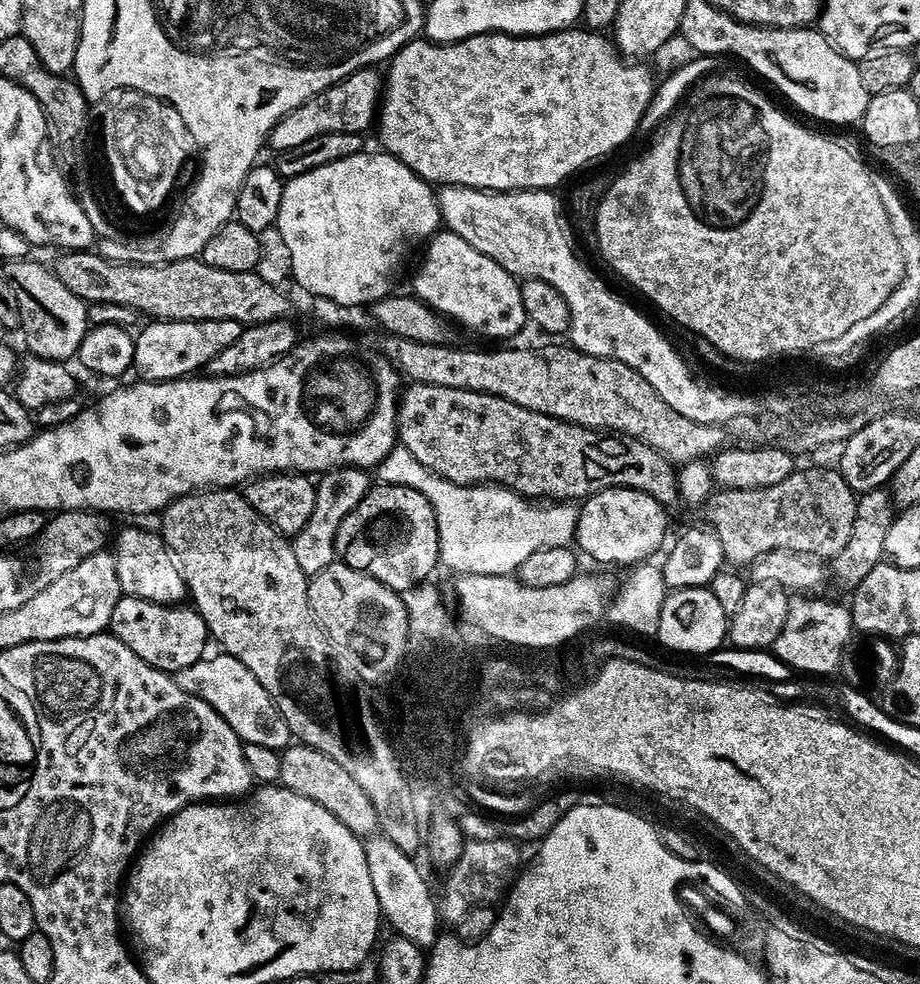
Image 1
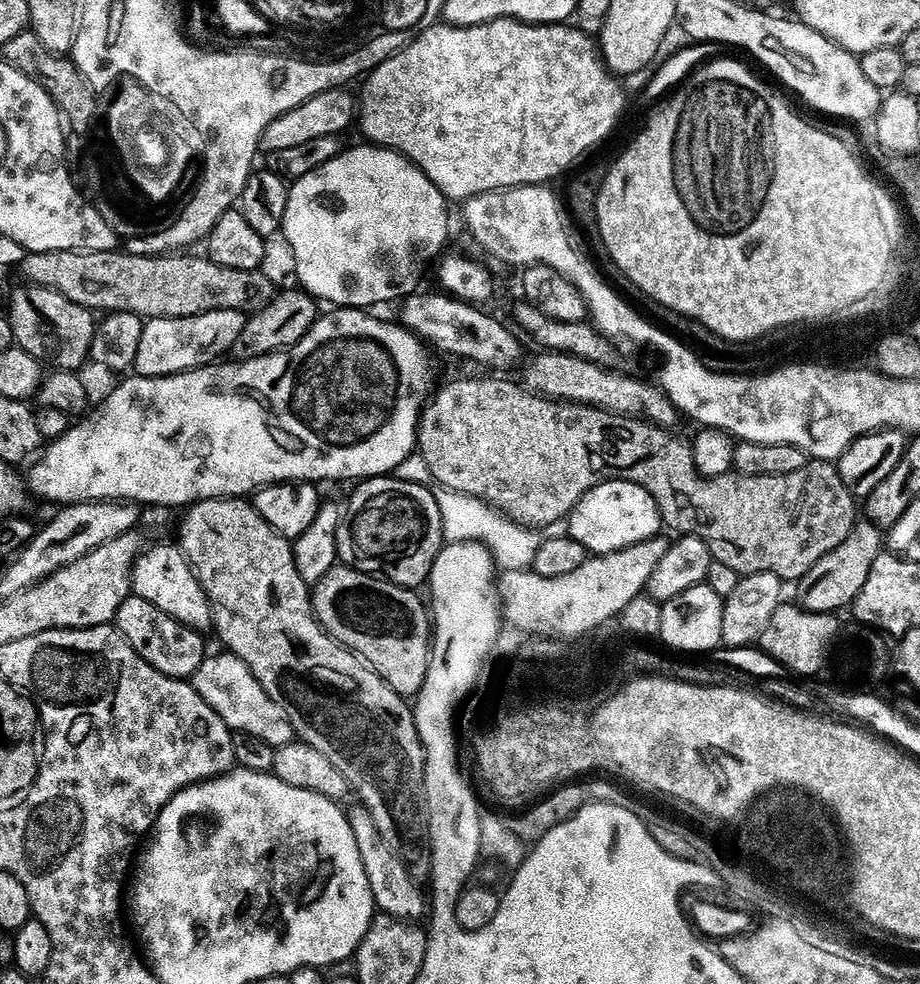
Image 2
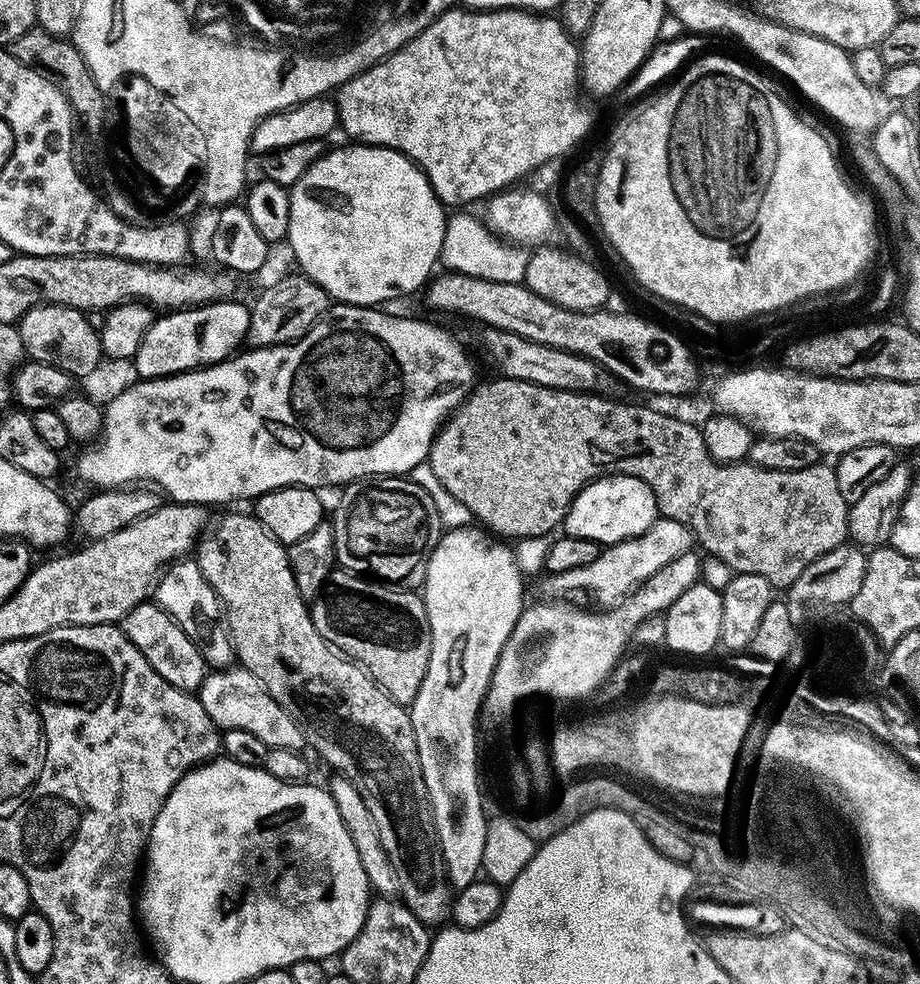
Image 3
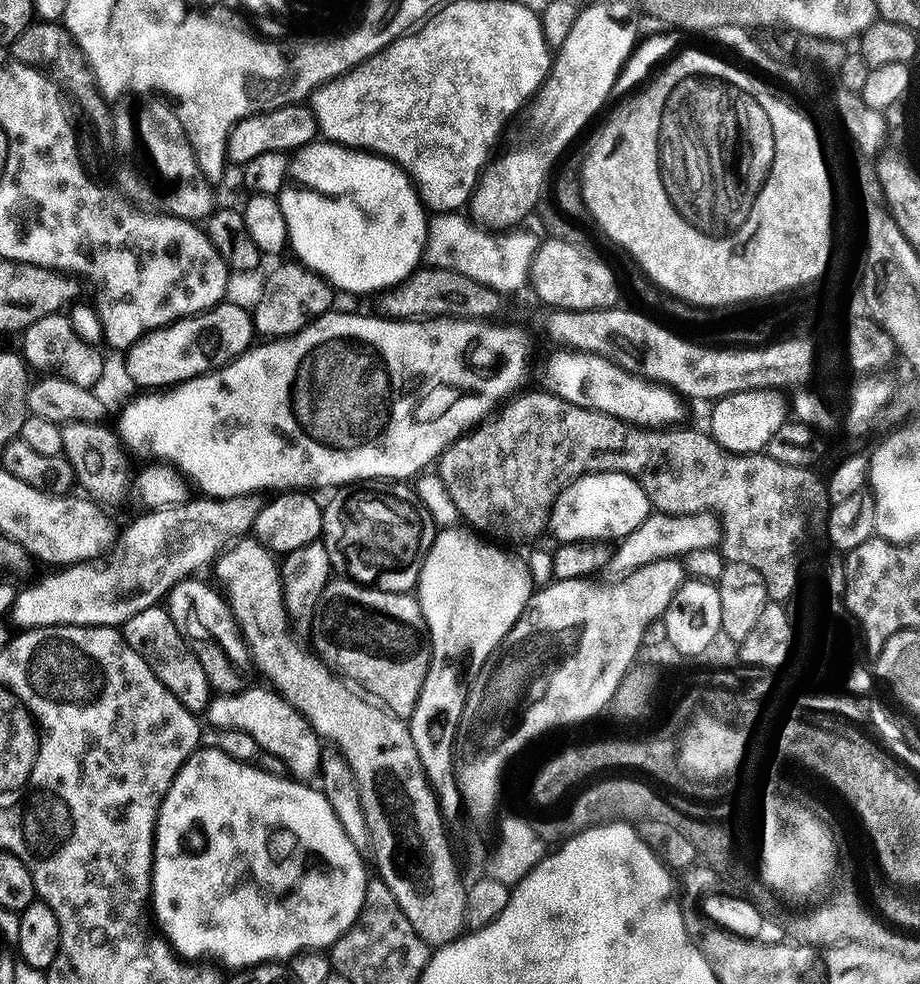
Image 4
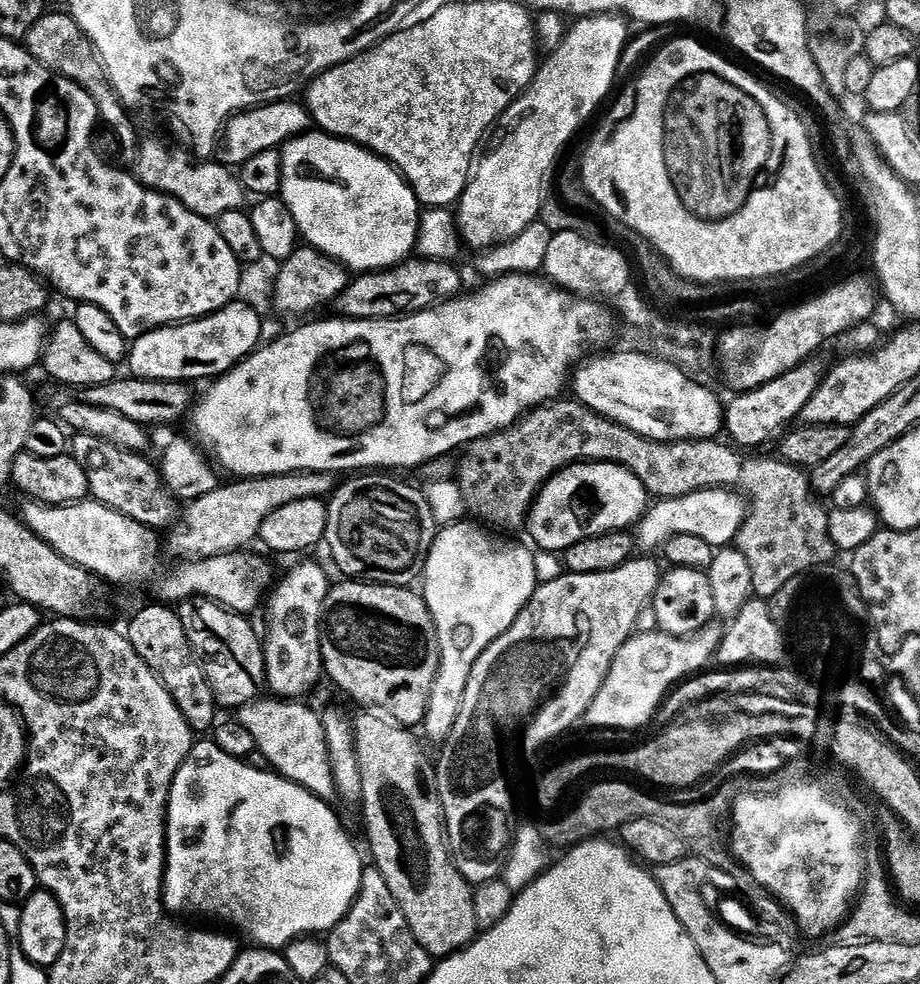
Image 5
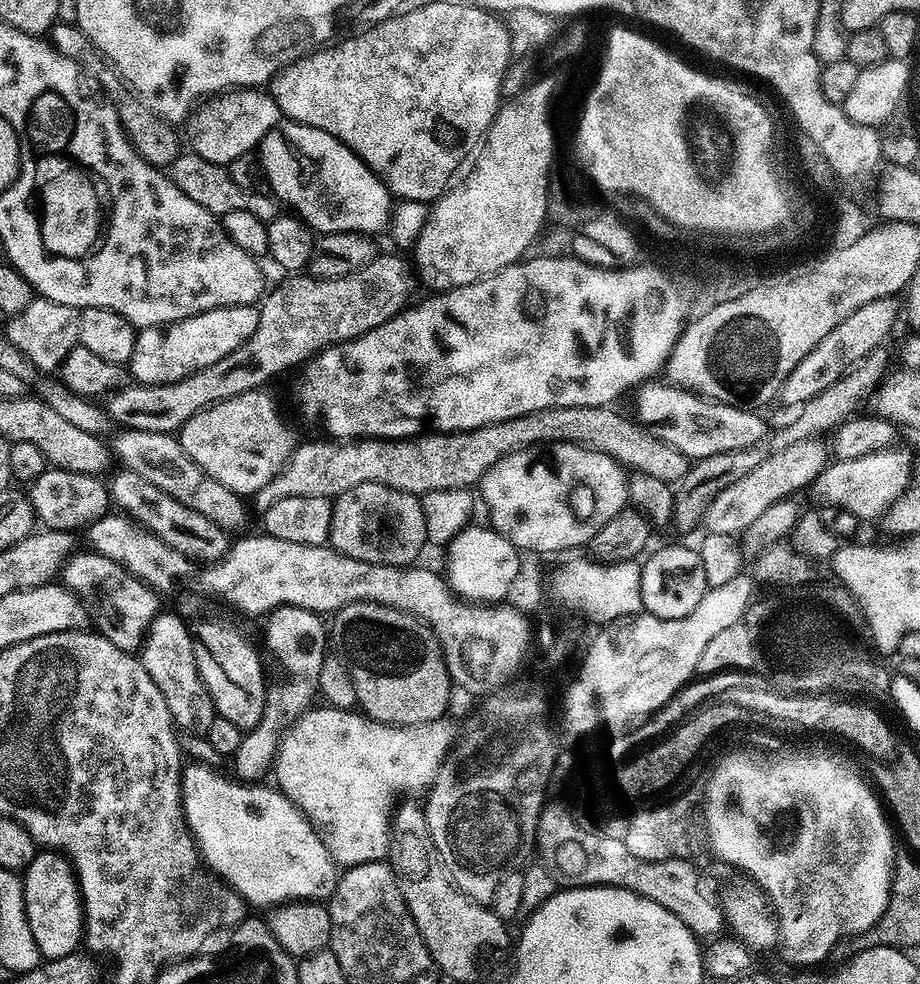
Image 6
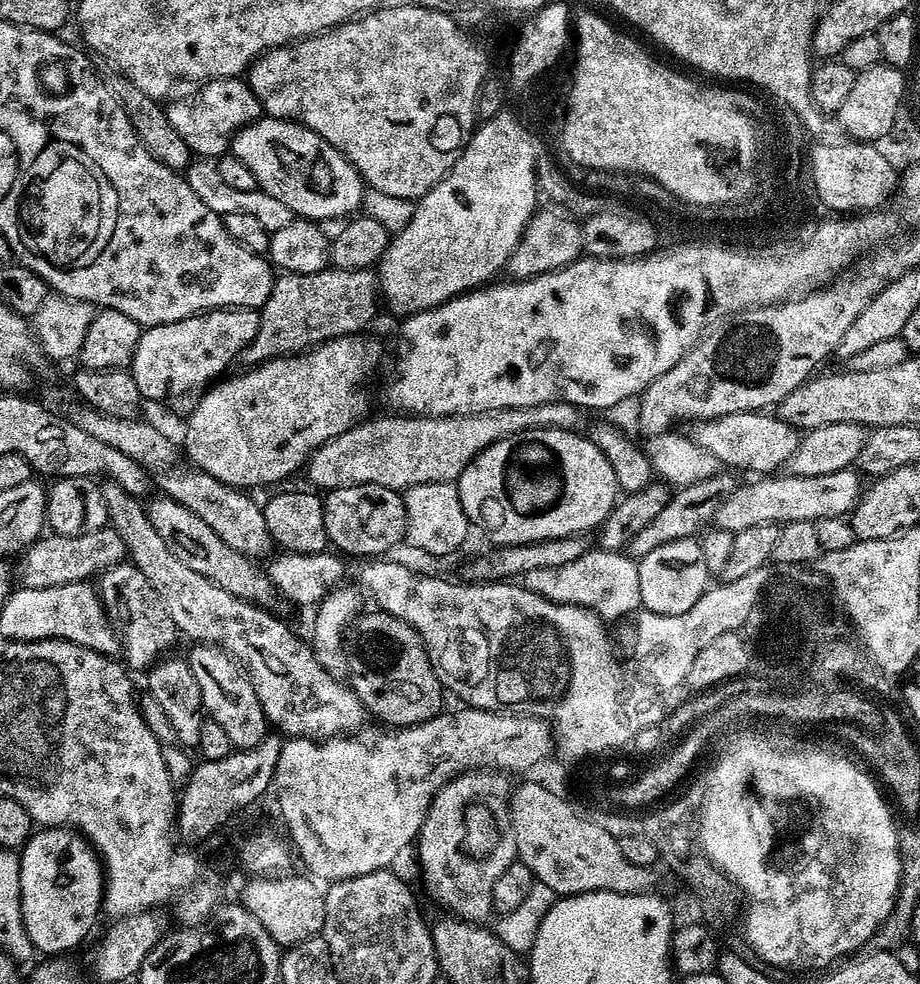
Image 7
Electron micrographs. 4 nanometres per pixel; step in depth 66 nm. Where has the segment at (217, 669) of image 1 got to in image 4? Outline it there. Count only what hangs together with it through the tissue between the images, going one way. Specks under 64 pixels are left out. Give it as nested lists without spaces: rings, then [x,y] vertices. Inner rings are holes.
[[[248,686],[232,695],[217,695],[206,709],[206,720],[208,716],[209,722],[217,724],[220,730],[236,729],[252,735],[261,750],[269,756],[279,757],[285,763],[287,771],[293,777],[299,778],[304,782],[311,781],[311,776],[314,775],[315,777],[321,771],[321,736],[312,728],[311,722],[299,710],[295,709],[288,700],[284,699],[279,692],[268,686],[263,687],[249,688]]]

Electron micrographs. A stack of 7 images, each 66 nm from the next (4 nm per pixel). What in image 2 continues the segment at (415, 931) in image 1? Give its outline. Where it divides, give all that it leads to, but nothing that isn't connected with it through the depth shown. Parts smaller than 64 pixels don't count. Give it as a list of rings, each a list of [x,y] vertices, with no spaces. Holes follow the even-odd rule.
[[[363,806],[349,813],[349,824],[351,826],[356,845],[362,858],[362,864],[366,871],[366,878],[370,882],[373,900],[376,902],[377,909],[387,916],[396,917],[399,920],[418,922],[428,910],[428,904],[424,895],[417,889],[417,883],[406,871],[405,866],[398,857],[389,850],[385,840],[378,834],[378,828],[374,825],[374,818]]]

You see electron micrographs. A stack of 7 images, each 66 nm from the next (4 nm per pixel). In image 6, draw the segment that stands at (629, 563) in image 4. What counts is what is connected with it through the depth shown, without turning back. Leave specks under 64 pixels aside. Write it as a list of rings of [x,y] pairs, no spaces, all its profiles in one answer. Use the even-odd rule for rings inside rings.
[[[820,438],[810,439],[791,446],[781,453],[771,453],[769,459],[763,462],[762,466],[758,466],[753,473],[748,474],[741,481],[721,487],[707,505],[703,527],[714,535],[743,537],[747,528],[754,526],[754,522],[758,522],[758,518],[762,518],[766,510],[776,503],[792,498],[795,492],[815,485],[830,464],[829,447],[827,450],[822,441],[824,440]]]

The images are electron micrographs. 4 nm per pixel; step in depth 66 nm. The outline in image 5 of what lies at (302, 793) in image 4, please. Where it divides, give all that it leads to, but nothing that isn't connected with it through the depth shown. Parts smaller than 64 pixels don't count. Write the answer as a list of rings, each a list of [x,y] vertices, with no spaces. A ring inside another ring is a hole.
[[[212,738],[193,743],[190,754],[182,762],[168,795],[168,818],[166,821],[166,863],[164,865],[164,907],[169,913],[184,912],[193,908],[196,912],[209,912],[212,916],[225,916],[233,920],[242,931],[248,932],[253,945],[269,950],[283,950],[292,940],[299,940],[311,934],[327,934],[350,910],[360,893],[360,883],[364,877],[365,861],[360,861],[360,852],[352,845],[350,837],[344,833],[340,820],[327,799],[308,792],[293,780],[285,780],[275,771],[263,772],[251,768],[250,763],[224,753]]]

